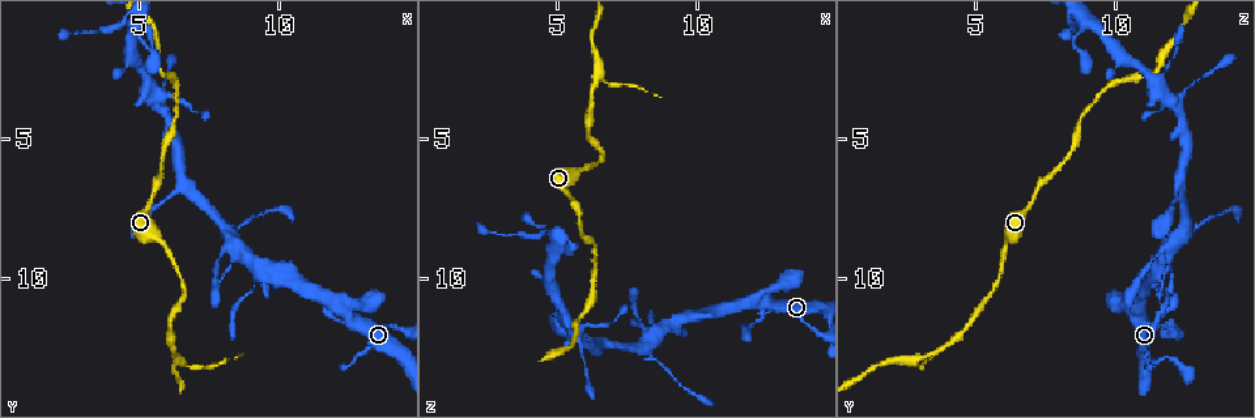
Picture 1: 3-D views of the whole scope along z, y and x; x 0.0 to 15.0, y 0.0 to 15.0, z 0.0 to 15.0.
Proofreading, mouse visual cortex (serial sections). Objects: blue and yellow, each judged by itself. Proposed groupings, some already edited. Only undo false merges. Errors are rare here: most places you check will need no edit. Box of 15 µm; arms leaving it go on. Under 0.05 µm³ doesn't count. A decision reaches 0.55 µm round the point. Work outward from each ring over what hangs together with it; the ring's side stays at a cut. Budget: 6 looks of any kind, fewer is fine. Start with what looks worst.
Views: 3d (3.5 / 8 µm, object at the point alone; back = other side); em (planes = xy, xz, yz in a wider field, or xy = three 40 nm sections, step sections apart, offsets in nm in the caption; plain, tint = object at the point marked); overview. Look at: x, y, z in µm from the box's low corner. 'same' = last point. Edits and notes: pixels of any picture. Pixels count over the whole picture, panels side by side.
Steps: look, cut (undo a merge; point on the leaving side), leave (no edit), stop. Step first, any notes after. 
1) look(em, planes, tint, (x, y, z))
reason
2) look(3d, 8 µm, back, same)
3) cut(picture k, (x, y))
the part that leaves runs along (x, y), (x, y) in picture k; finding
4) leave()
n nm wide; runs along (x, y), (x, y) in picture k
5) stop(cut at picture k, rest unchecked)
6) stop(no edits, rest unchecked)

look(3d, 3.5 µm, back, (6.4, 12.9, 2.9))
arms part here

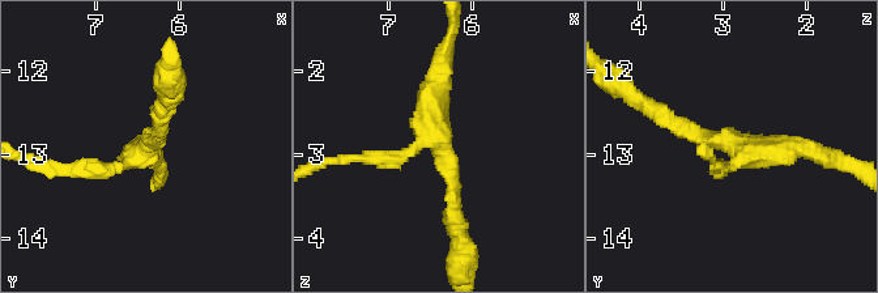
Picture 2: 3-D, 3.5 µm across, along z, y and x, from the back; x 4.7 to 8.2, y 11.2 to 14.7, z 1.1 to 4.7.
look(em, xy, step 1, tint, (6.40, 12.95, 2.80))
shape alone is not enough

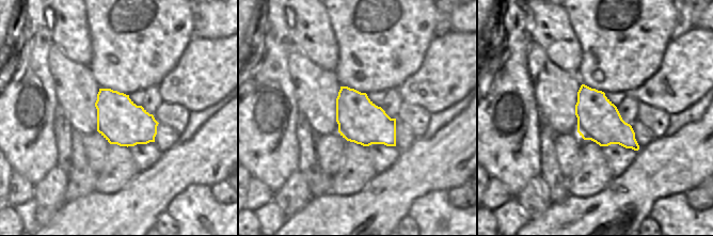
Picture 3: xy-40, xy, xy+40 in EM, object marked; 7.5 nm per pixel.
leave()
runs along (668, 120), (741, 149), (825, 157) in picture 2; one cell here

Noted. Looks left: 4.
look(3d, 3.5 µm, (9.4, 9.7, 11.3))
a fork

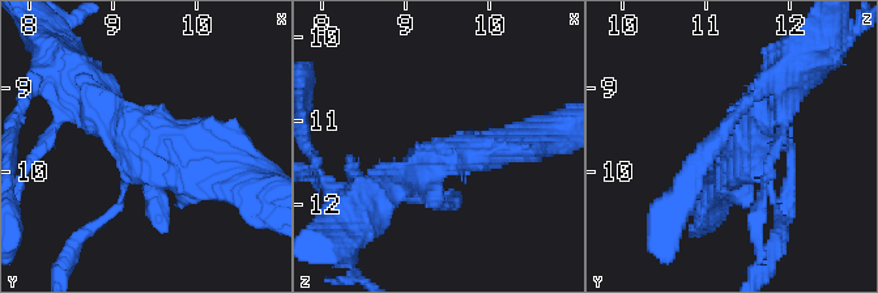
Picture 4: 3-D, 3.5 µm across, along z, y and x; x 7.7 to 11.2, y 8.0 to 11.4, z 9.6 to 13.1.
leave()
runs along (225, 168), (124, 127), (88, 88) in picture 4; all the same cell

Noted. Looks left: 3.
look(3d, 3.5 µm, (5.4, 3.1, 11.5))
sharp bend

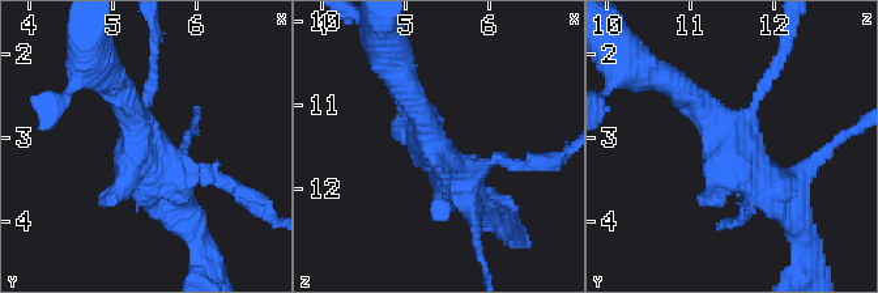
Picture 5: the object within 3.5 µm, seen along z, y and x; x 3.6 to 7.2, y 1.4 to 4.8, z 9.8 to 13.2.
look(em, xy, step 2, tint, (5.35, 3.20, 11.55))
now the EM

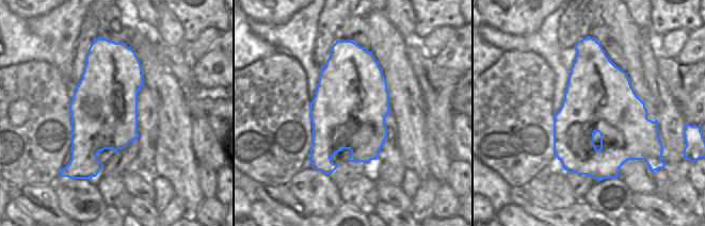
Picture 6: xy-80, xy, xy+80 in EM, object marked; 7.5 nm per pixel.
look(em, xy, step 1, tint, same)

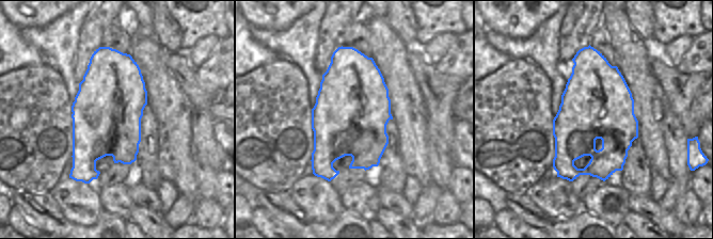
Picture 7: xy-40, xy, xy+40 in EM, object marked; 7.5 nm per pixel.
leave()
all the same cell

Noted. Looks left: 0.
stop(no edits, rest unchecked)

